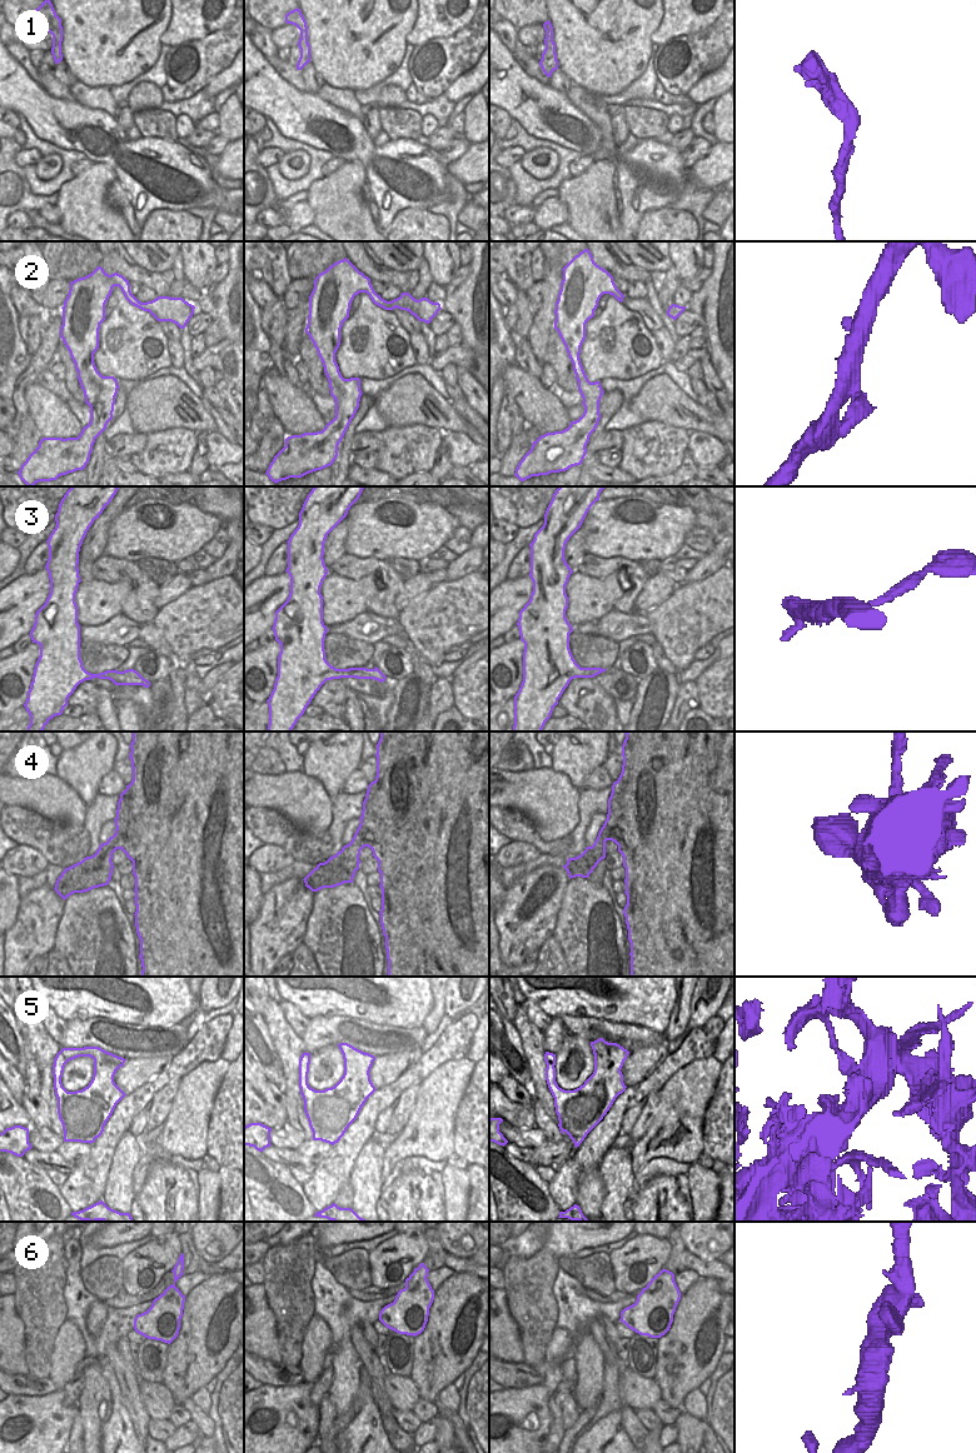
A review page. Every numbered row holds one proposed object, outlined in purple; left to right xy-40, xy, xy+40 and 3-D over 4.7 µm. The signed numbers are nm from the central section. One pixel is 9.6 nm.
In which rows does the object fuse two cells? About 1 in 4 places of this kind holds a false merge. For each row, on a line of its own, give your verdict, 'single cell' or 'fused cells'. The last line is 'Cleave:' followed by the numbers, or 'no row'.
1: single cell
2: single cell
3: single cell
4: single cell
5: fused cells
6: single cell
Cleave: 5

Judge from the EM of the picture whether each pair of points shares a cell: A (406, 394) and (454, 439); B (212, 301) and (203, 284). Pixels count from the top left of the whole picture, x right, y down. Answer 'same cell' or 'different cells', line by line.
A: different cells
B: different cells

